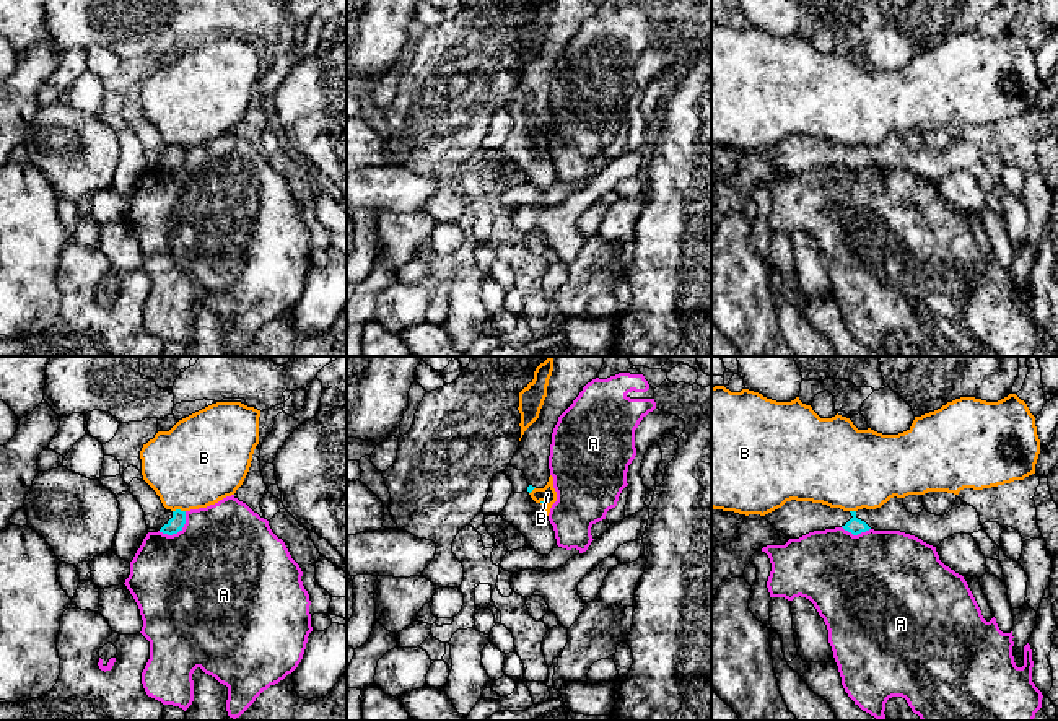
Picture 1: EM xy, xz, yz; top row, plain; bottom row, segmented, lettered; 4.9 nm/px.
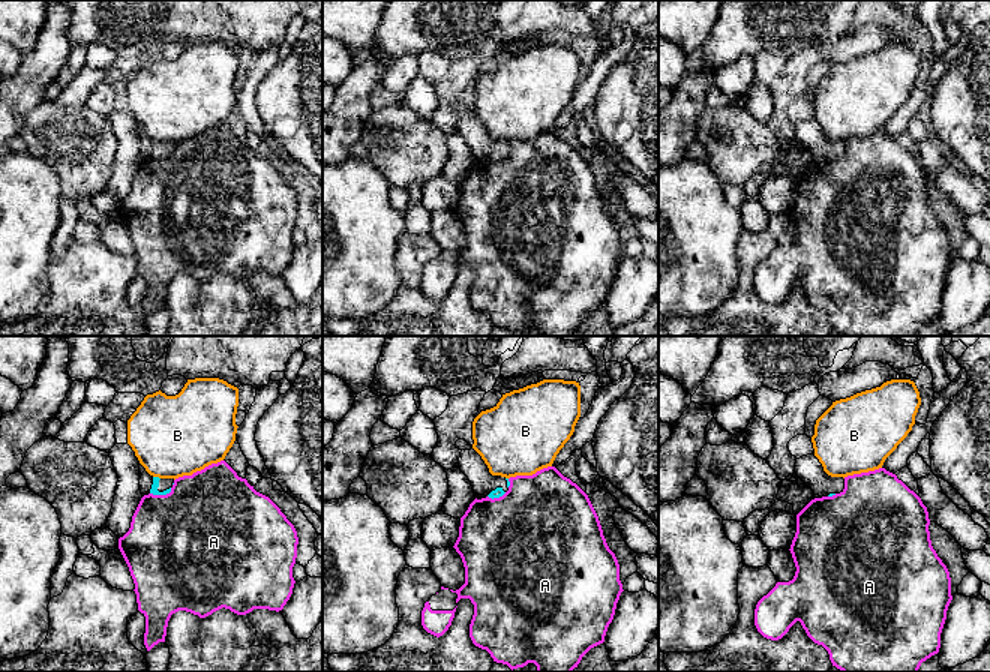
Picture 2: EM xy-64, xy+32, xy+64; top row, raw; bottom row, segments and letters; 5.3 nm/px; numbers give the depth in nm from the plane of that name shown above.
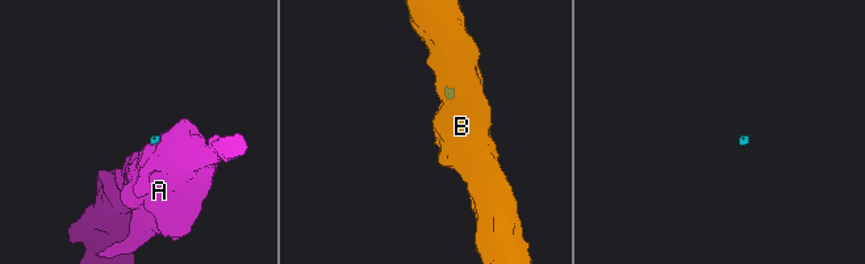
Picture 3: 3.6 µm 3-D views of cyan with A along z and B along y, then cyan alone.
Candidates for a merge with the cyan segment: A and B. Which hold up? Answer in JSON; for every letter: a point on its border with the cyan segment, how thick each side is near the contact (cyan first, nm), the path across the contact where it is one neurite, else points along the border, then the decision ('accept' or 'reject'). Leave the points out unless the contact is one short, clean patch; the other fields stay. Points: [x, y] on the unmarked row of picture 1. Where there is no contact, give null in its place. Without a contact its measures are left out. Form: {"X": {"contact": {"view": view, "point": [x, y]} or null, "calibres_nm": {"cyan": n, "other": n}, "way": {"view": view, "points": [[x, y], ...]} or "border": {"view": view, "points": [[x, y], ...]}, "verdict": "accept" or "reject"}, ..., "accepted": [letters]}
{"A": {"contact": {"view": "xy", "point": [178, 166]}, "calibres_nm": {"cyan": 80, "other": 500}, "border": {"view": "xy", "points": [[186, 147], [186, 157], [174, 170], [158, 166]]}, "verdict": "reject"}, "B": {"contact": {"view": "xy", "point": [178, 145]}, "calibres_nm": {"cyan": 80, "other": 420}, "border": {"view": "xy", "points": [[184, 145], [173, 147]]}, "verdict": "reject"}, "accepted": []}

